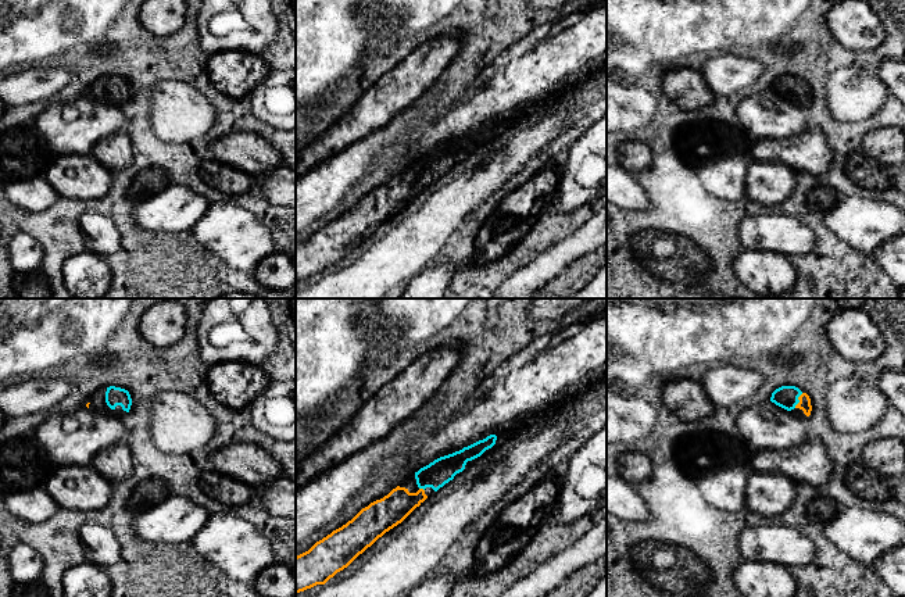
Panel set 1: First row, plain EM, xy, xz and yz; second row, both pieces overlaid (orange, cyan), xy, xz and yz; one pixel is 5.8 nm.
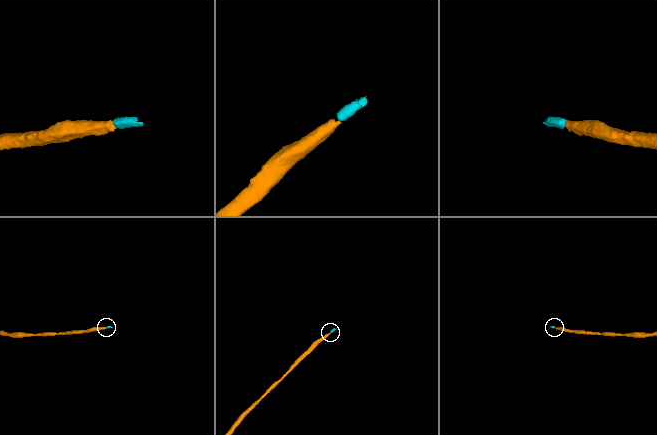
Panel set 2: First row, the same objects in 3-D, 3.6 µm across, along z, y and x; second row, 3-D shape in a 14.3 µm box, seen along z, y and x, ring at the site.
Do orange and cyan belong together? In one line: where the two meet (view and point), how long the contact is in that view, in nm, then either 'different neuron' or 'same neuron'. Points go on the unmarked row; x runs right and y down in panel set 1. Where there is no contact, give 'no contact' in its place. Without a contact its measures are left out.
meets orange in yz at (798, 88); contact 100 nm long; same neuron

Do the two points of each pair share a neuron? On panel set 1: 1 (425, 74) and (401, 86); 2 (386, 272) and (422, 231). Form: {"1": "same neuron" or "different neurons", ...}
{"1": "same neuron", "2": "same neuron"}

